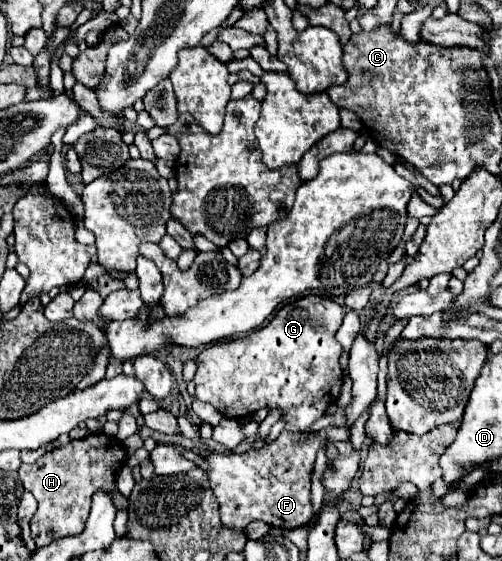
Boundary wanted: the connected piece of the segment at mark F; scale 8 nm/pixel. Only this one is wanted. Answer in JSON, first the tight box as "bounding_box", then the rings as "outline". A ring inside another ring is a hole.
{"bounding_box":[205,426,349,530],"outline":[[[331,426],[317,434],[283,430],[273,442],[259,450],[249,450],[245,454],[209,454],[205,458],[211,466],[209,486],[219,500],[221,522],[233,530],[243,530],[253,520],[261,520],[275,528],[305,526],[313,516],[309,500],[309,476],[315,466],[315,454],[325,438],[331,438],[333,442],[345,442],[349,432],[345,428]]]}

